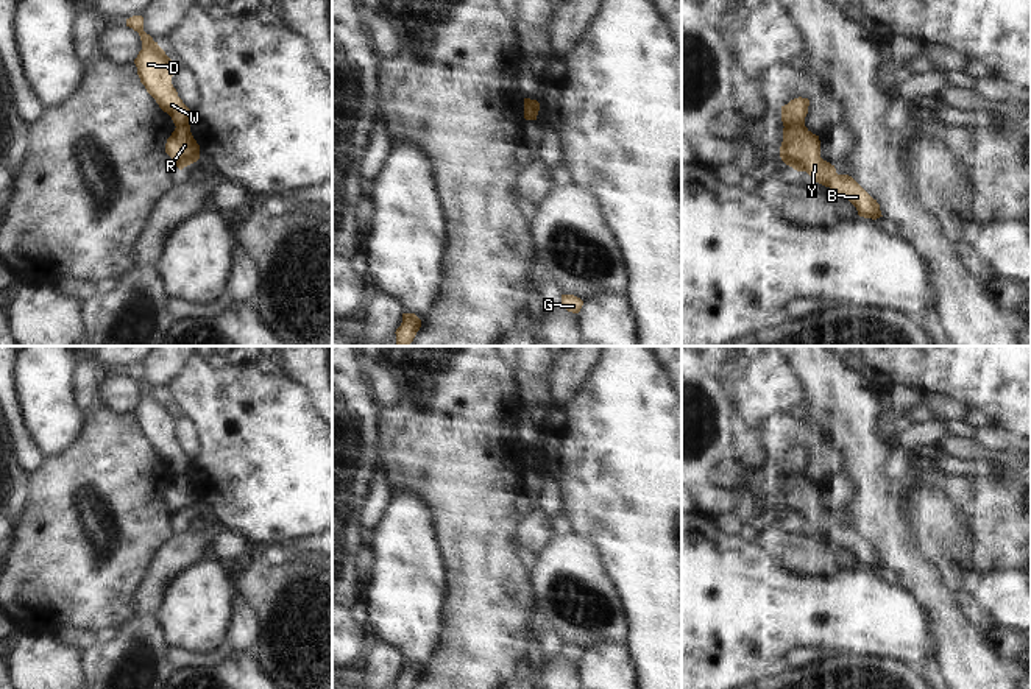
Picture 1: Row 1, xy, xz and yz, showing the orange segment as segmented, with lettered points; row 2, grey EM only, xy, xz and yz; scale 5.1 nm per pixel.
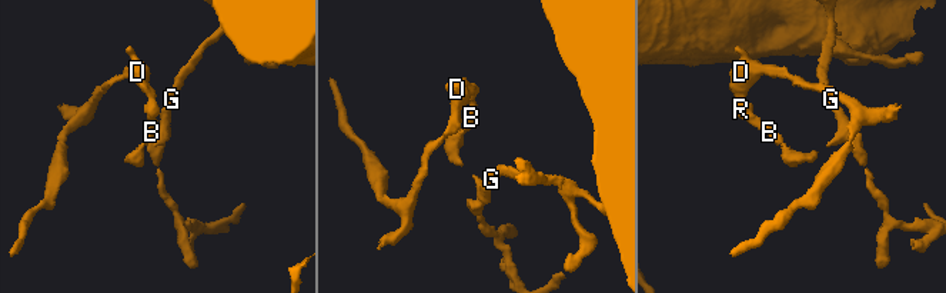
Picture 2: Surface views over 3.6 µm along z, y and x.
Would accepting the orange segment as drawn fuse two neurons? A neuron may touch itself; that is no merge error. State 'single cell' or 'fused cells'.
fused cells

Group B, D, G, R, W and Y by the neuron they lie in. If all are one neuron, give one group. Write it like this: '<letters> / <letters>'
B G R Y / D W

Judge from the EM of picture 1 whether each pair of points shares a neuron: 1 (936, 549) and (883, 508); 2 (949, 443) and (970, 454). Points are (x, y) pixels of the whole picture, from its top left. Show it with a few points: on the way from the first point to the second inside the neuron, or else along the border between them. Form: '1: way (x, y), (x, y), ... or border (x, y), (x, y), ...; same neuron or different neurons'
1: border (899, 507), (911, 529), (913, 540), (930, 565); different neurons
2: way (953, 445), (966, 449); same neuron

